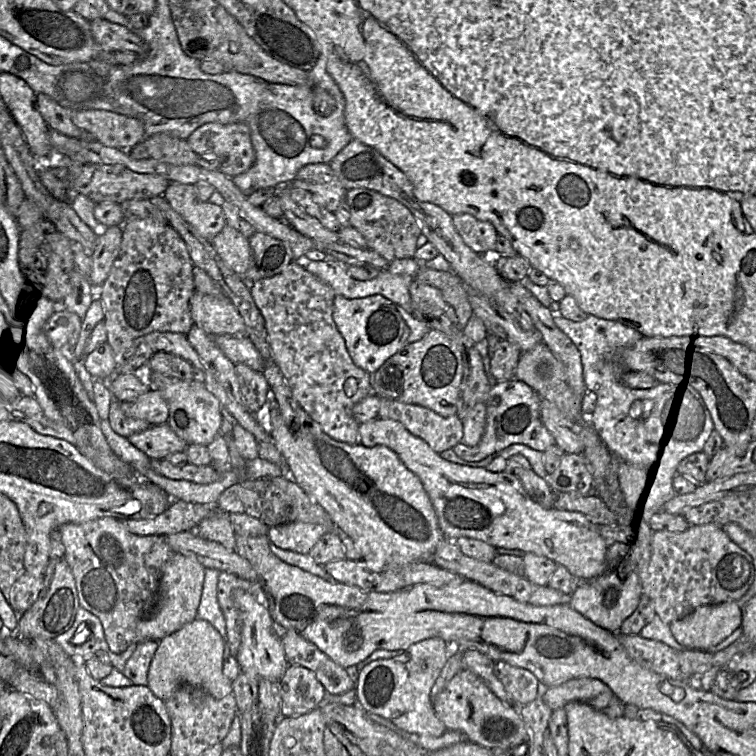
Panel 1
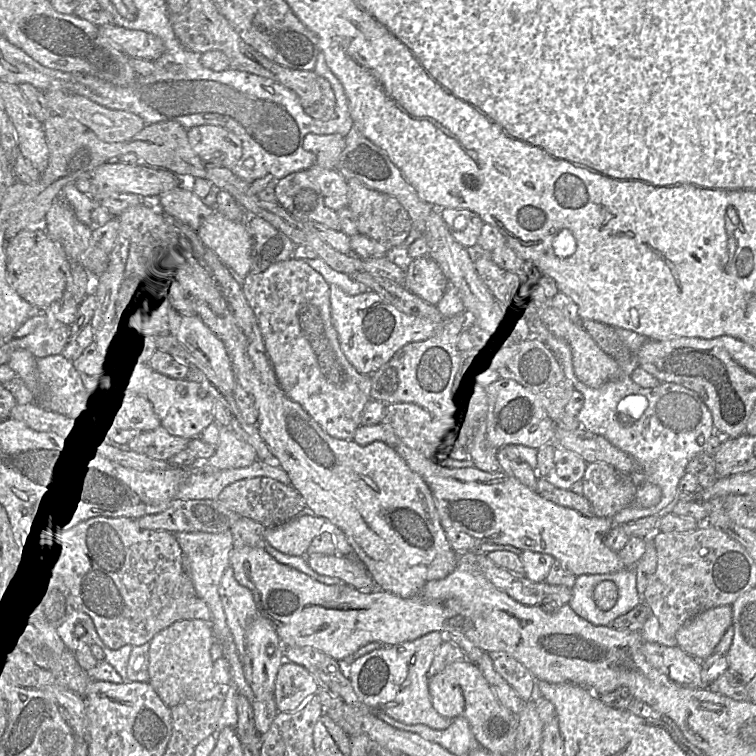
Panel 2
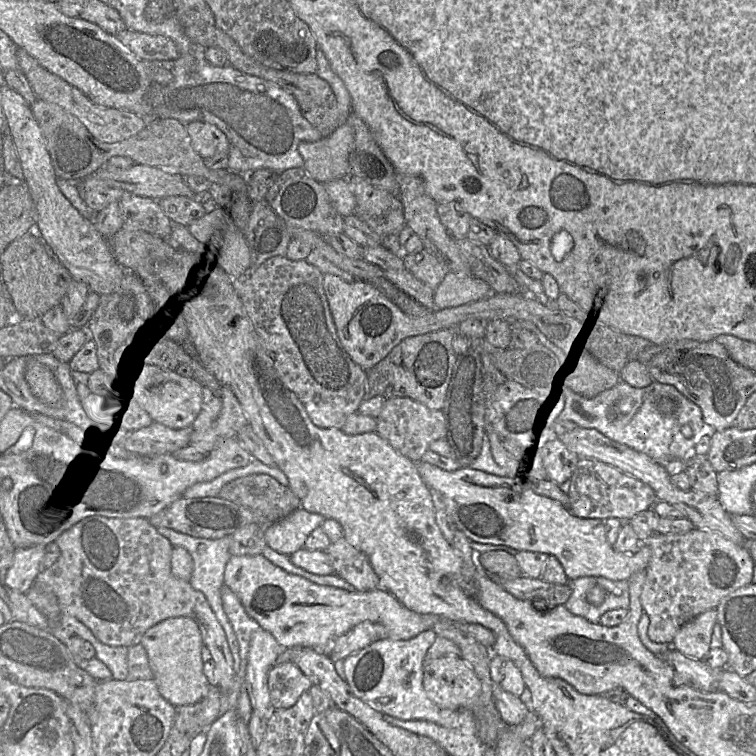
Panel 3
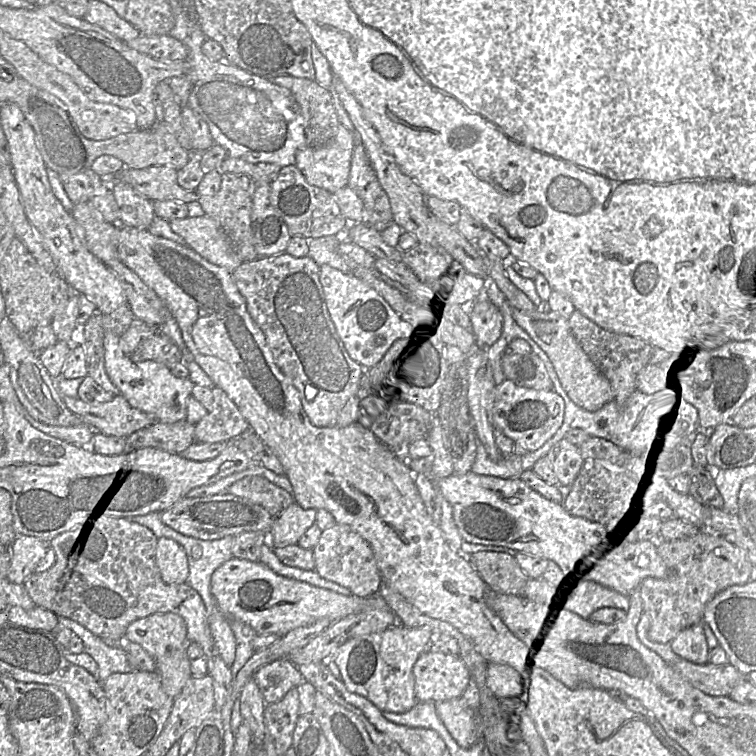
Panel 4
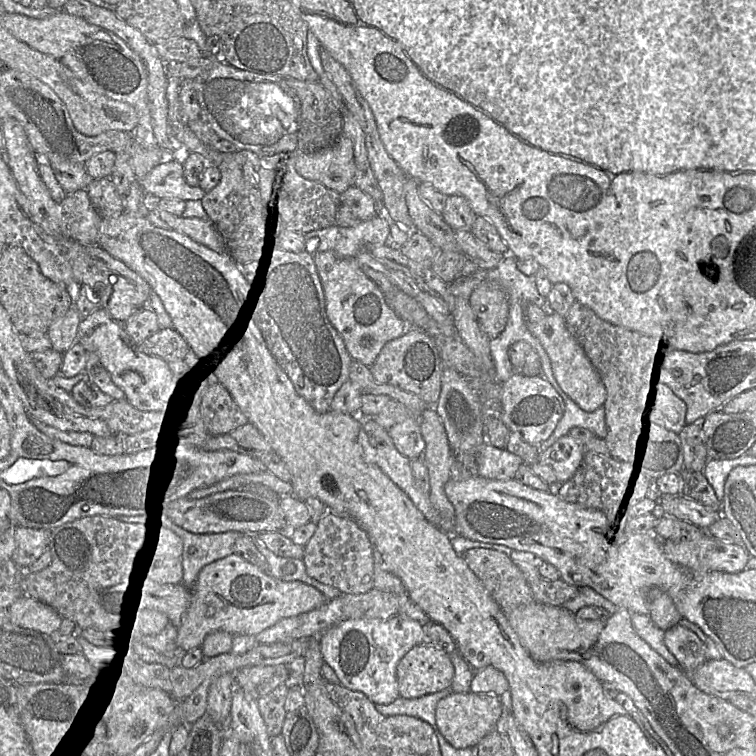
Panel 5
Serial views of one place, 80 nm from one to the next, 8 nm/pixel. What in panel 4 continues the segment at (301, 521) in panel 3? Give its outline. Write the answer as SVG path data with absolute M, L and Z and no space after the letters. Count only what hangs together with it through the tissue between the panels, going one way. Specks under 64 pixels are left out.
M294 502L275 518L267 532L272 547L285 547L298 544L301 536L316 522L315 509L304 509Z

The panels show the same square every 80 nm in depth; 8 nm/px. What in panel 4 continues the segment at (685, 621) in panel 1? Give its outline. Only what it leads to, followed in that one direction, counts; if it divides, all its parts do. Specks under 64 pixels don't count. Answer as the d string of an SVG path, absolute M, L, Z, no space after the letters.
M702 622L681 630L670 642L672 650L681 658L696 664L705 664L709 657Z

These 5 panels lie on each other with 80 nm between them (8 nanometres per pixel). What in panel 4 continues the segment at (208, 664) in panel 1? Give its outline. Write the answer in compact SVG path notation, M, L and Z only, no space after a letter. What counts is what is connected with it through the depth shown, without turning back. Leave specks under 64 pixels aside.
M157 613L138 619L128 626L124 640L138 643L155 659L163 690L173 699L178 696L192 677L191 659L187 655L191 642L184 619L174 613Z

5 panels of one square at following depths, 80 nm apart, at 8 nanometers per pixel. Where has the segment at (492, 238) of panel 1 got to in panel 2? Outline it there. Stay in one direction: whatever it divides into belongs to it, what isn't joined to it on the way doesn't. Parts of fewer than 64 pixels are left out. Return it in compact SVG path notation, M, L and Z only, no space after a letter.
M439 209L453 238L466 249L478 249L477 242L484 225L482 219L468 209Z

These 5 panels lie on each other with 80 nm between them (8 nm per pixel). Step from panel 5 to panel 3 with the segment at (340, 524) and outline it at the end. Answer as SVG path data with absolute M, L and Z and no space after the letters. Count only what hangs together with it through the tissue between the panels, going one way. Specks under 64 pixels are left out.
M345 537L332 542L325 552L331 560L334 574L351 584L356 591L366 592L380 588L379 577L367 556Z

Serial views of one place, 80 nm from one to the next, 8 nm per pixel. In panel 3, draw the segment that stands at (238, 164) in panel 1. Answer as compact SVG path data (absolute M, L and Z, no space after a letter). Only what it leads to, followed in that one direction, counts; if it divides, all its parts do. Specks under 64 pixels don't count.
M194 121L185 125L193 150L202 158L215 154L227 154L229 141L226 135L215 125Z

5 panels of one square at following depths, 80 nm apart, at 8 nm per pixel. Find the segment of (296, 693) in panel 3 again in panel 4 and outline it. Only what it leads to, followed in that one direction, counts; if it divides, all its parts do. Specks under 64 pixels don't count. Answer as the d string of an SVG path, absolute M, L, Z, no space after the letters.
M286 658L260 667L253 674L253 679L257 683L267 704L280 701L290 690L298 688L304 682L304 677L299 668Z

